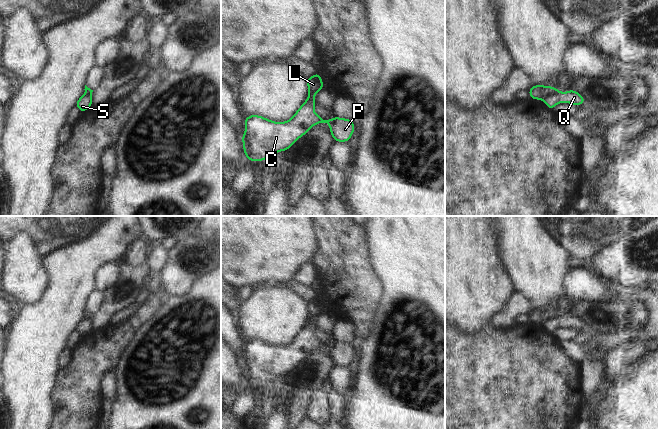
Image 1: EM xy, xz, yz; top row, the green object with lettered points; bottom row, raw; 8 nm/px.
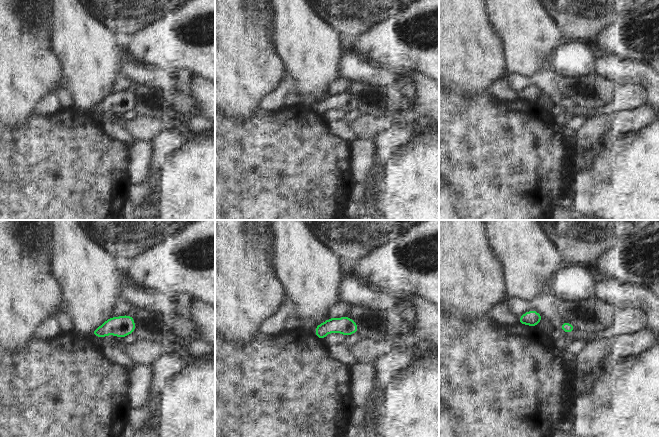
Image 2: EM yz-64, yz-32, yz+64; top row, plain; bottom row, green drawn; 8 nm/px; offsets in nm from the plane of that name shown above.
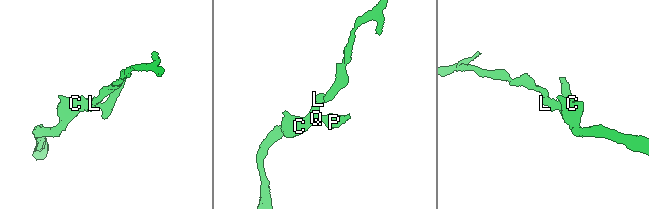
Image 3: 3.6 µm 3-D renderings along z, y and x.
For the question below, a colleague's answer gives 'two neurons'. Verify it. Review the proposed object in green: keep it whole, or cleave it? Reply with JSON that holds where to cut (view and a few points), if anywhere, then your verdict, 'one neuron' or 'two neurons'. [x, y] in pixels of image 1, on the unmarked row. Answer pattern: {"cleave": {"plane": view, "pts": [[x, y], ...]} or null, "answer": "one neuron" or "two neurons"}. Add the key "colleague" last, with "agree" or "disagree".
{"cleave": {"plane": "yz", "pts": [[559, 315], [549, 318], [543, 323]]}, "answer": "two neurons", "colleague": "agree"}

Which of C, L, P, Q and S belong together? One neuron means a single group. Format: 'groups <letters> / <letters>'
groups C P Q S / L

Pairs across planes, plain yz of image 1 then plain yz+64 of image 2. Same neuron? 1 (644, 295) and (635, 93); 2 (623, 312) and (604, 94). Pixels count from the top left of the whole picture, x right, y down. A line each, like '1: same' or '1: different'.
1: different
2: same

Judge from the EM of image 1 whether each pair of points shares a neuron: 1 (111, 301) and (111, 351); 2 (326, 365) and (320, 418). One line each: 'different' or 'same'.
1: different
2: different

